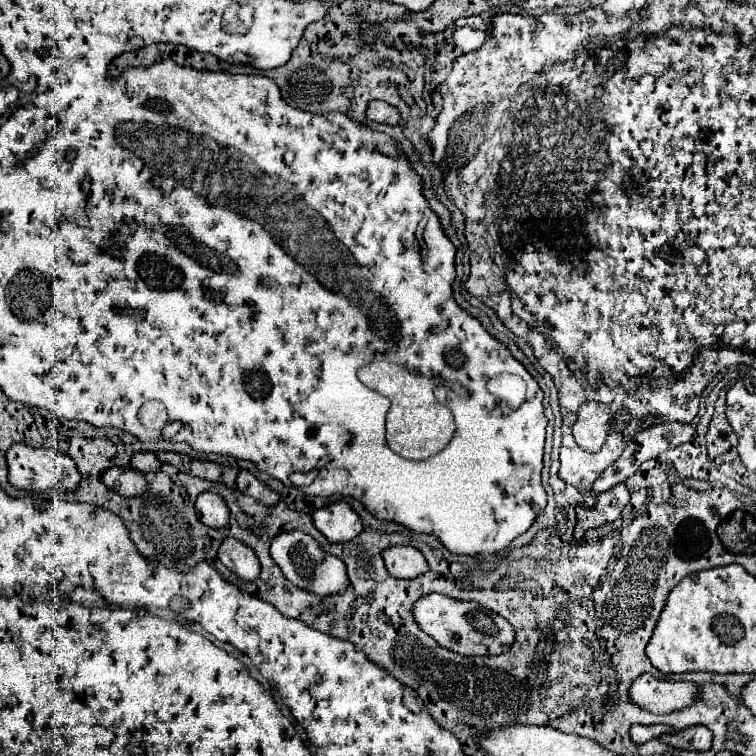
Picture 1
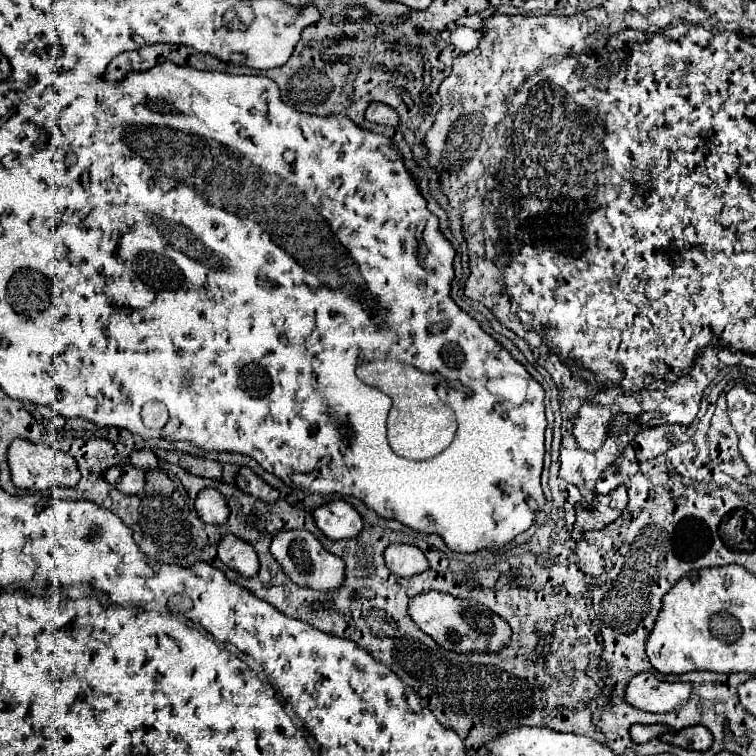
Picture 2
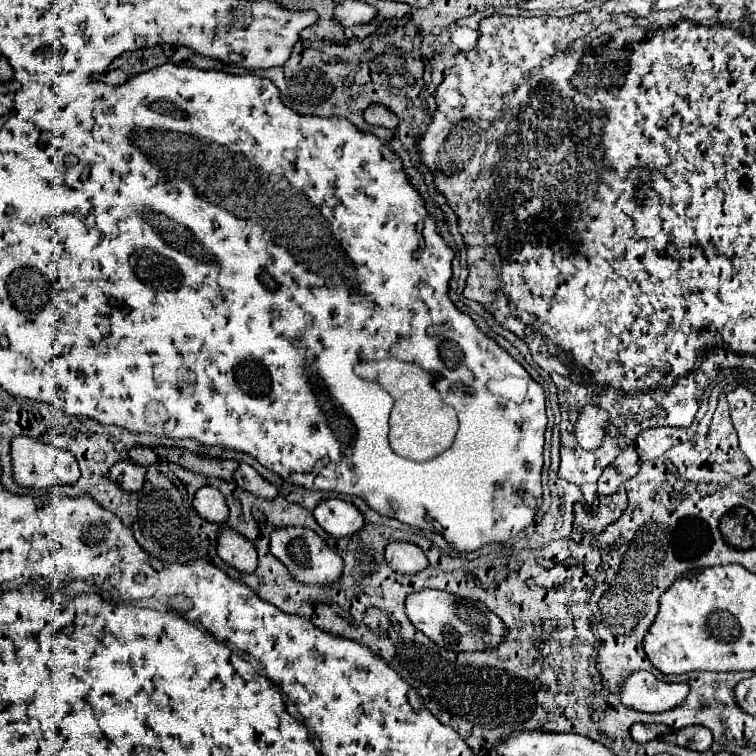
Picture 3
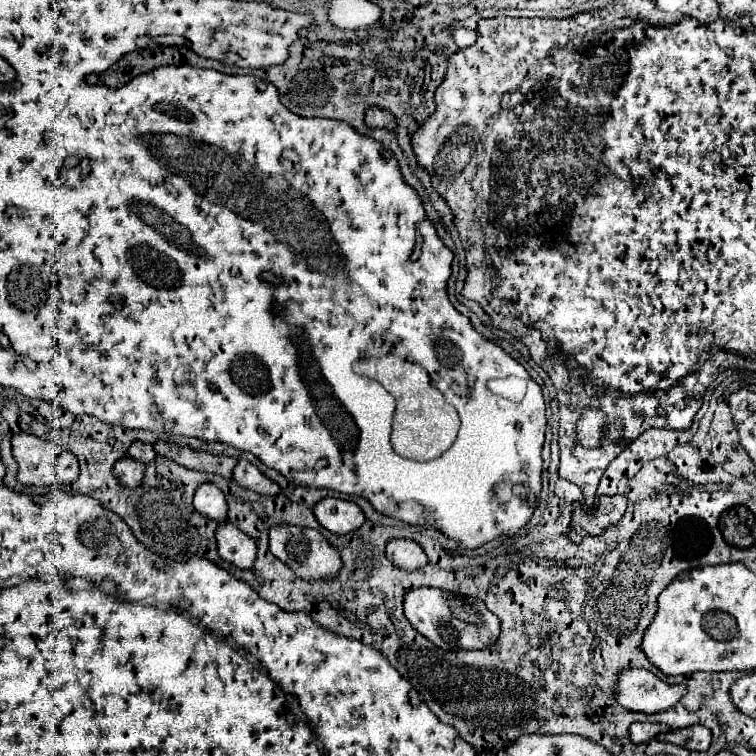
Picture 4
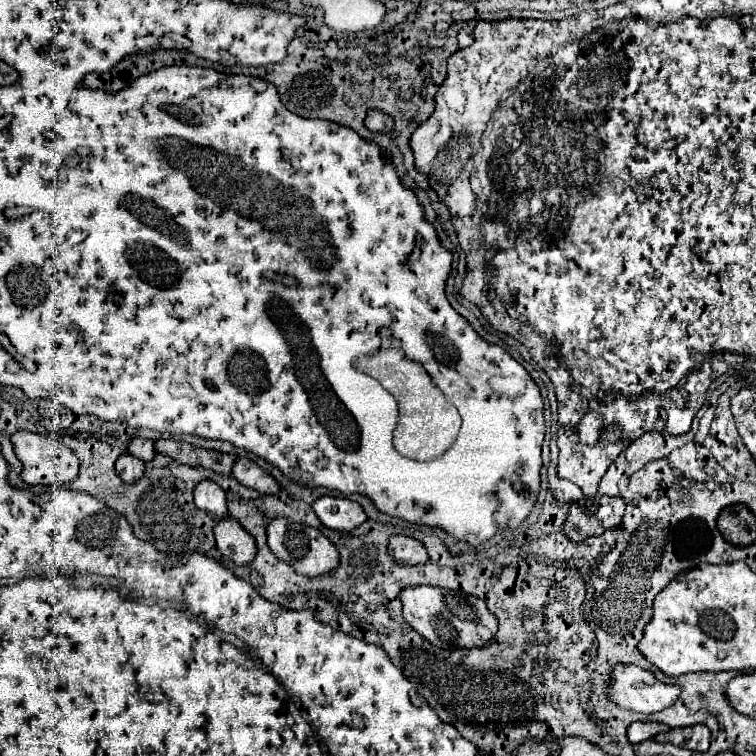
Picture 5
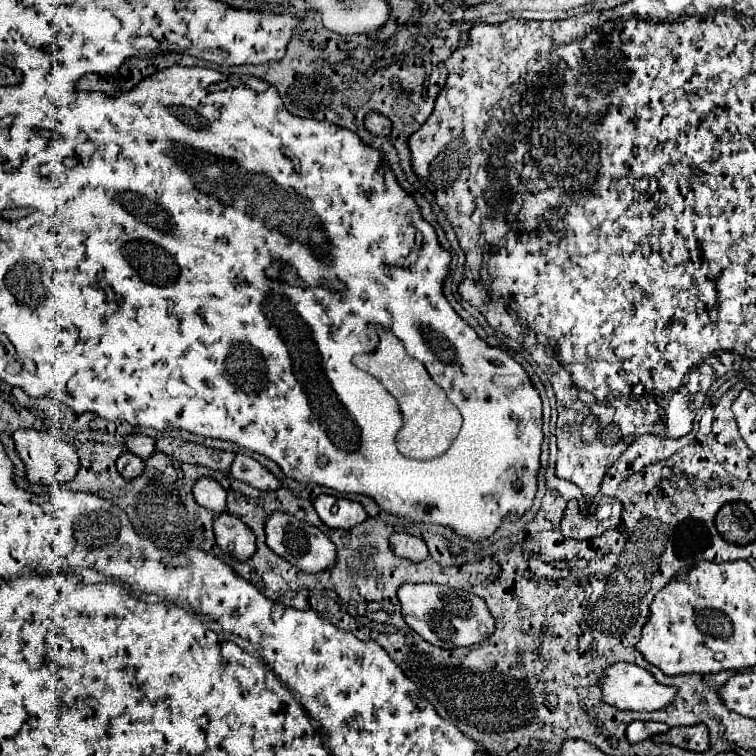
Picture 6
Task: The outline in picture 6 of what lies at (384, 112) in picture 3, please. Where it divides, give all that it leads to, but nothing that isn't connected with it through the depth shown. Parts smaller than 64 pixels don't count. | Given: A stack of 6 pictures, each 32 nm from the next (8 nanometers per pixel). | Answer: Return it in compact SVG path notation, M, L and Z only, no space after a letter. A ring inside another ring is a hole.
M370 112L364 120L364 128L376 136L390 136L390 130L392 130L392 122L382 116L382 114L376 114L376 112Z

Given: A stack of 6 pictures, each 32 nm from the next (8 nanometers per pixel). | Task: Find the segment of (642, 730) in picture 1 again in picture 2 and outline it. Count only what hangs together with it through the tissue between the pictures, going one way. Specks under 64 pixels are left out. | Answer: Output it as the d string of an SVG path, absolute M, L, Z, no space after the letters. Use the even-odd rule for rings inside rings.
M634 724L634 726L630 728L630 736L632 736L632 740L634 740L636 744L644 744L644 742L648 742L648 740L652 740L652 738L658 738L658 736L666 734L666 732L670 732L670 728L664 726L664 724L650 724L650 726Z

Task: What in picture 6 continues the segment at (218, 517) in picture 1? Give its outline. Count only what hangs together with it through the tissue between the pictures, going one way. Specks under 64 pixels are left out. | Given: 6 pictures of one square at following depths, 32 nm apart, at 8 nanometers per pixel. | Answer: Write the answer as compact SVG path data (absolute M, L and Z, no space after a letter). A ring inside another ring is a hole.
M204 476L204 478L196 480L192 492L200 506L204 506L216 514L222 514L226 510L226 492L216 480Z

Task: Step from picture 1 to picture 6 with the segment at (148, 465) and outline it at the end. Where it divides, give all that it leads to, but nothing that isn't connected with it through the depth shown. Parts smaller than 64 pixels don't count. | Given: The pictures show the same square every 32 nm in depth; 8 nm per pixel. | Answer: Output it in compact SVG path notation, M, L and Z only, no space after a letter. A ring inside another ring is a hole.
M142 434L126 436L126 446L132 454L140 456L142 460L146 460L154 452L154 440L148 438L148 436L142 436Z

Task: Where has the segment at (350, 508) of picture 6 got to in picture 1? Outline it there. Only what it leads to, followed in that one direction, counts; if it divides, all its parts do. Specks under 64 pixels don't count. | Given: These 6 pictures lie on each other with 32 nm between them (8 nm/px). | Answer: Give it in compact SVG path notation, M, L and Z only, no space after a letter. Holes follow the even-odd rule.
M332 502L312 512L314 526L330 542L346 542L362 532L362 520L346 502Z

